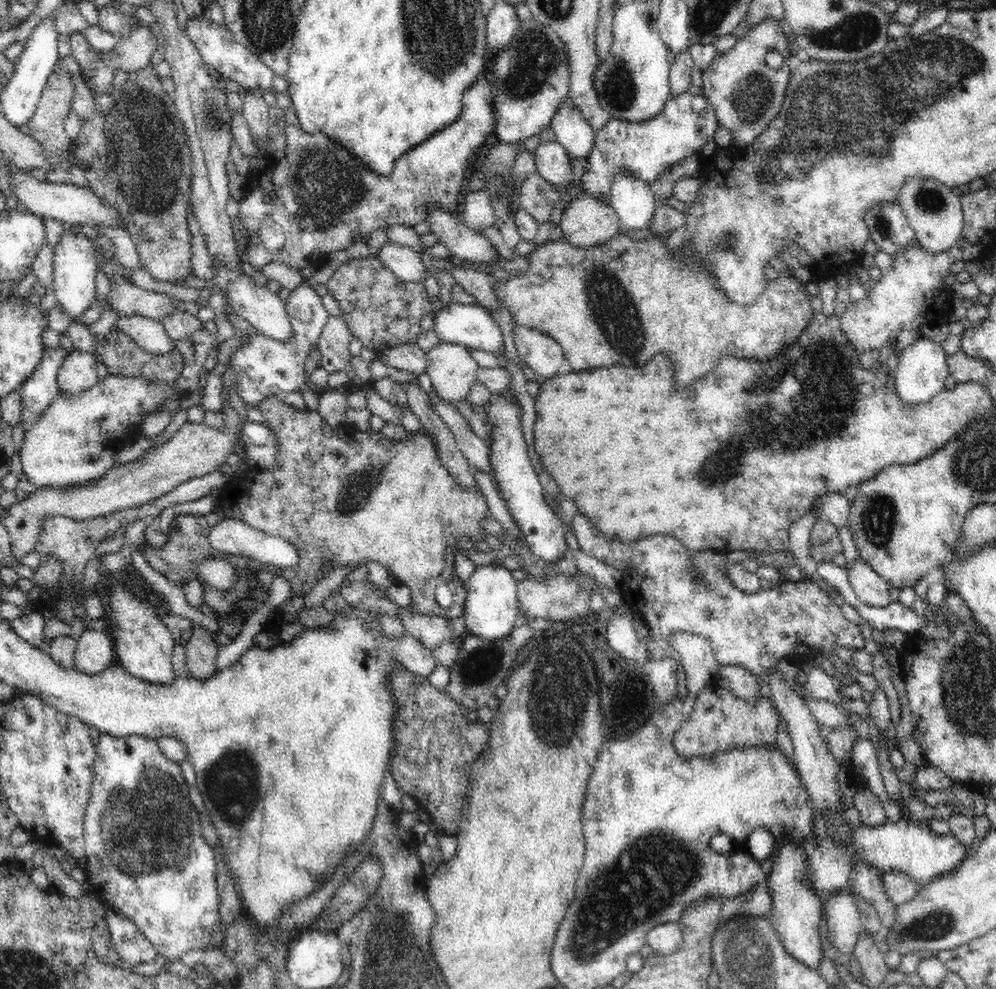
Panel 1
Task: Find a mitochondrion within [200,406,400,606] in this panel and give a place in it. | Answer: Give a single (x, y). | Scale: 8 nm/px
(359, 486)

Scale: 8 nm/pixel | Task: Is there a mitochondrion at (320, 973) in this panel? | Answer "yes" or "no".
no

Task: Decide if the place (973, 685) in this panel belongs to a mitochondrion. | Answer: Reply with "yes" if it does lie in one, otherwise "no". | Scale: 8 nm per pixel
yes

